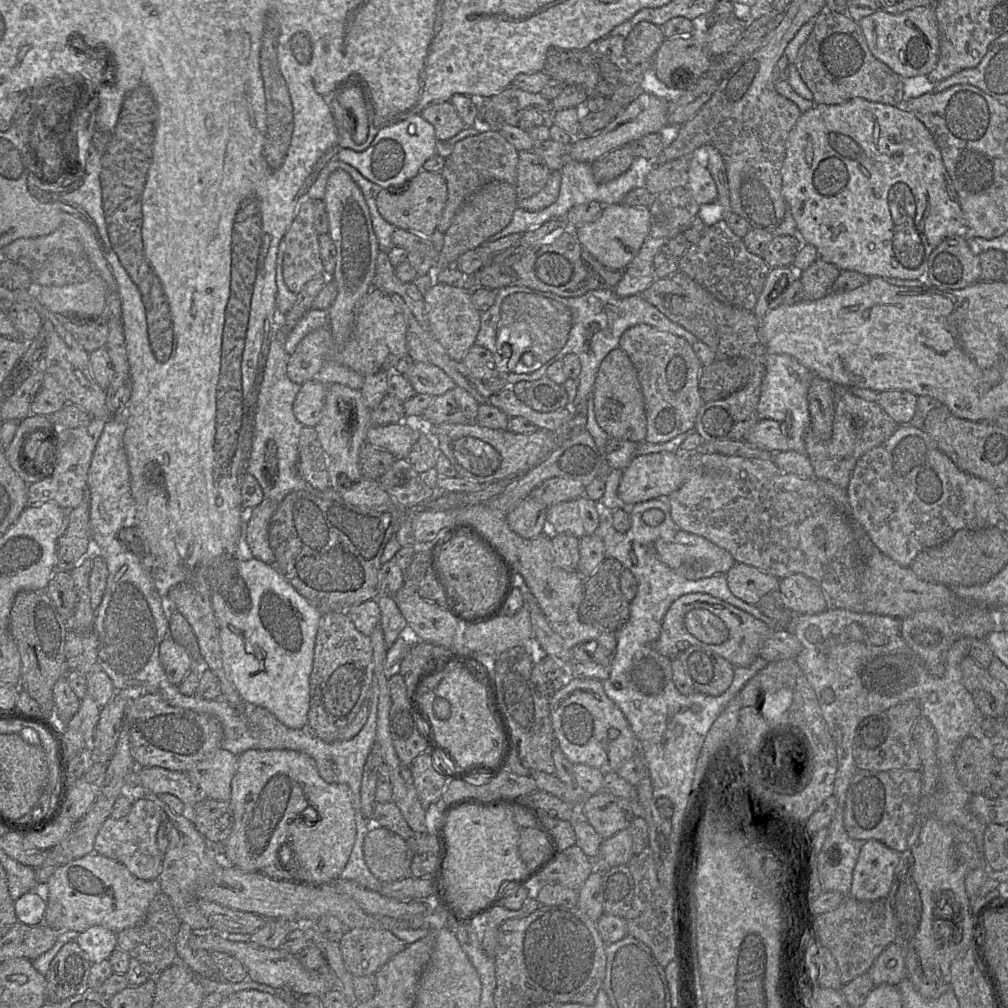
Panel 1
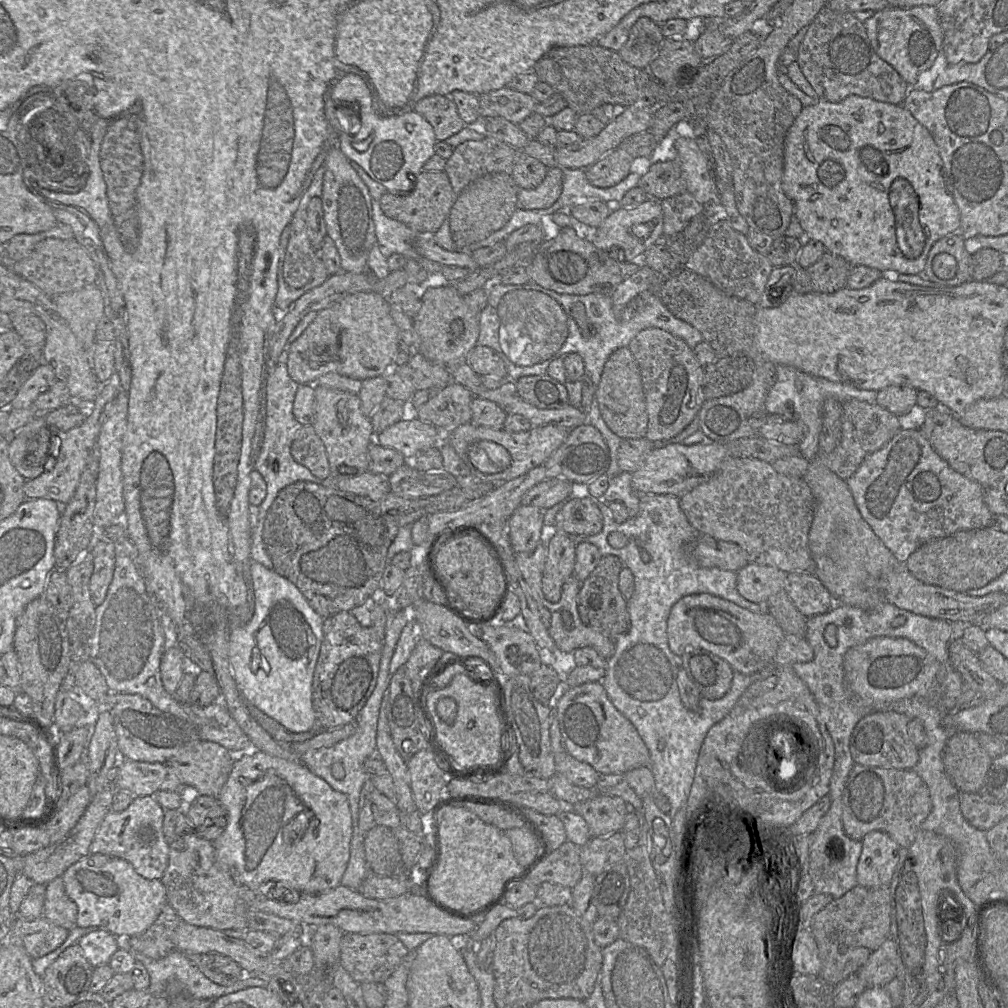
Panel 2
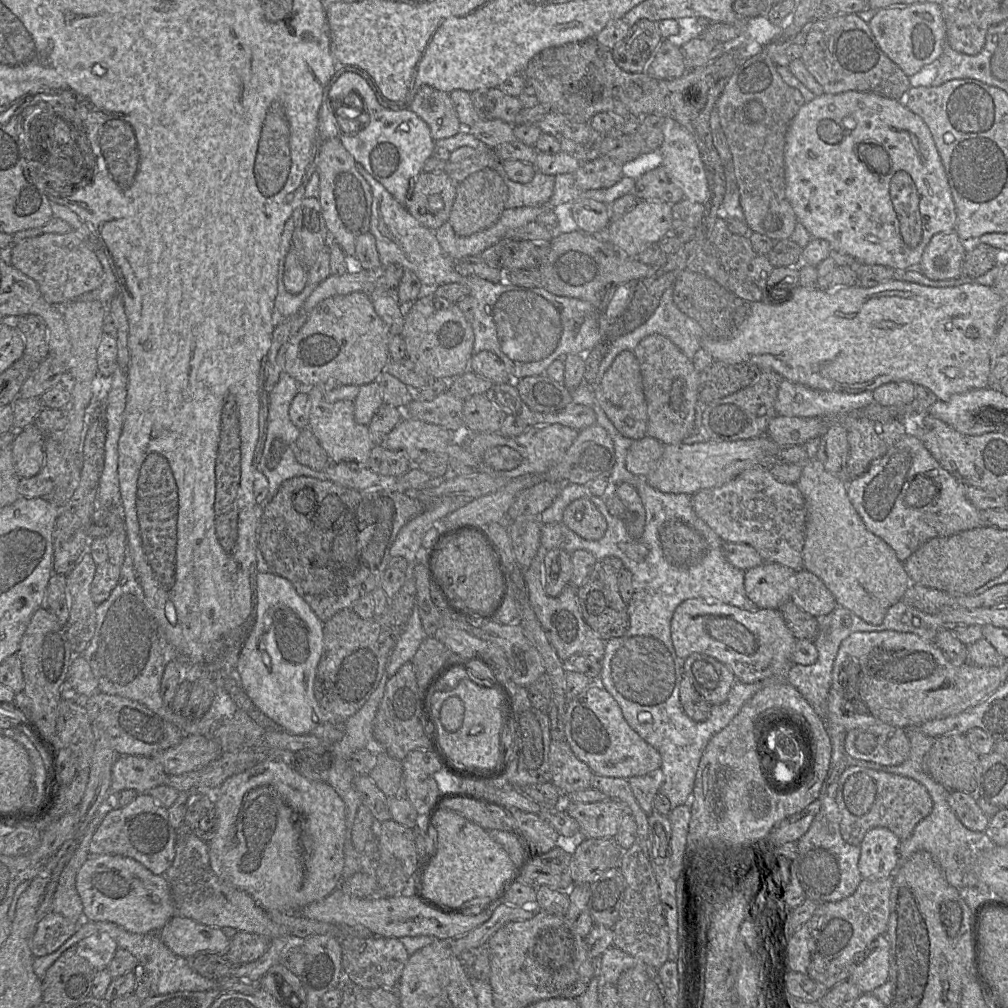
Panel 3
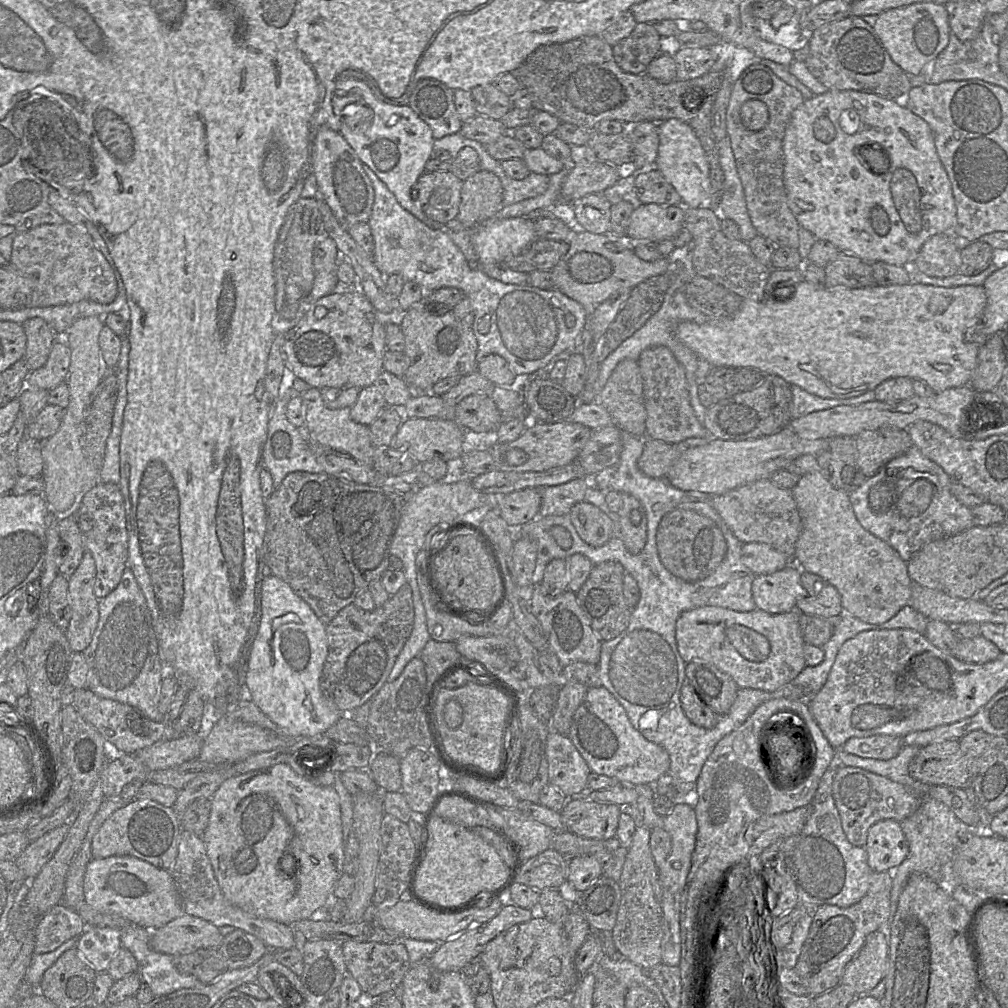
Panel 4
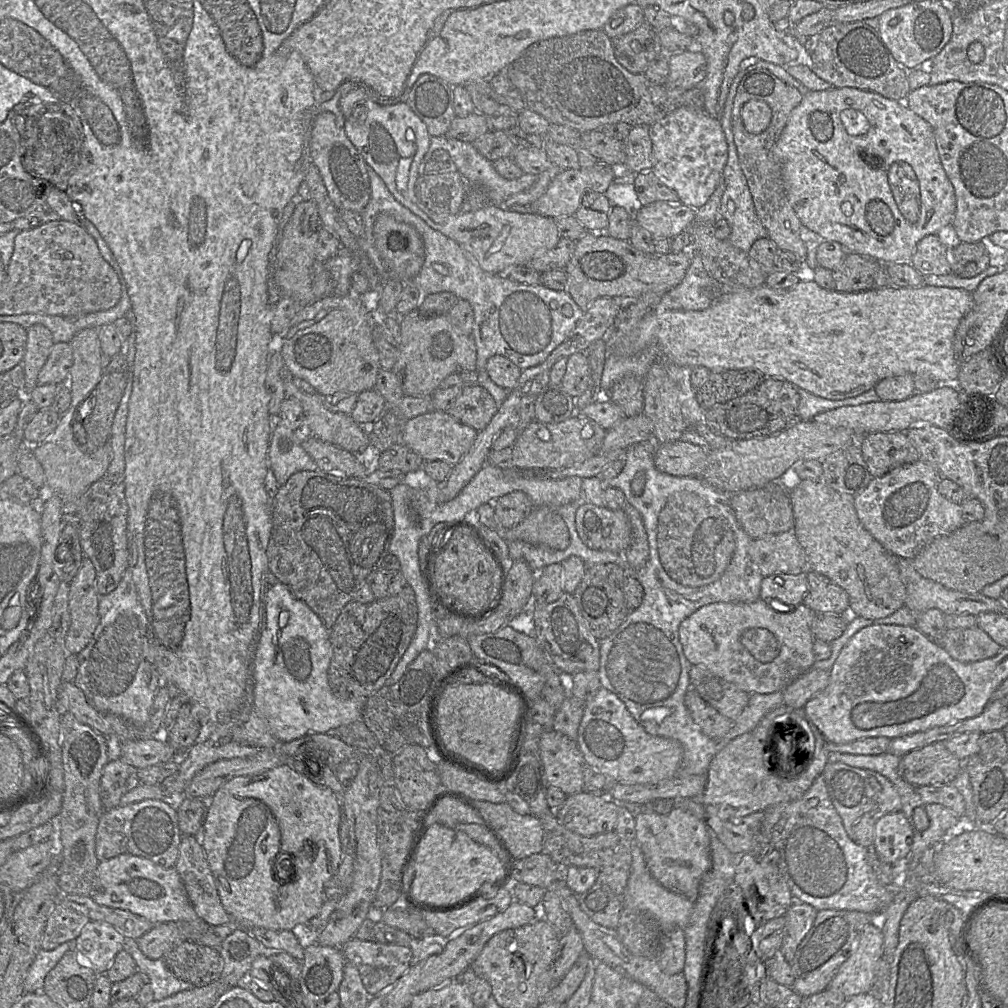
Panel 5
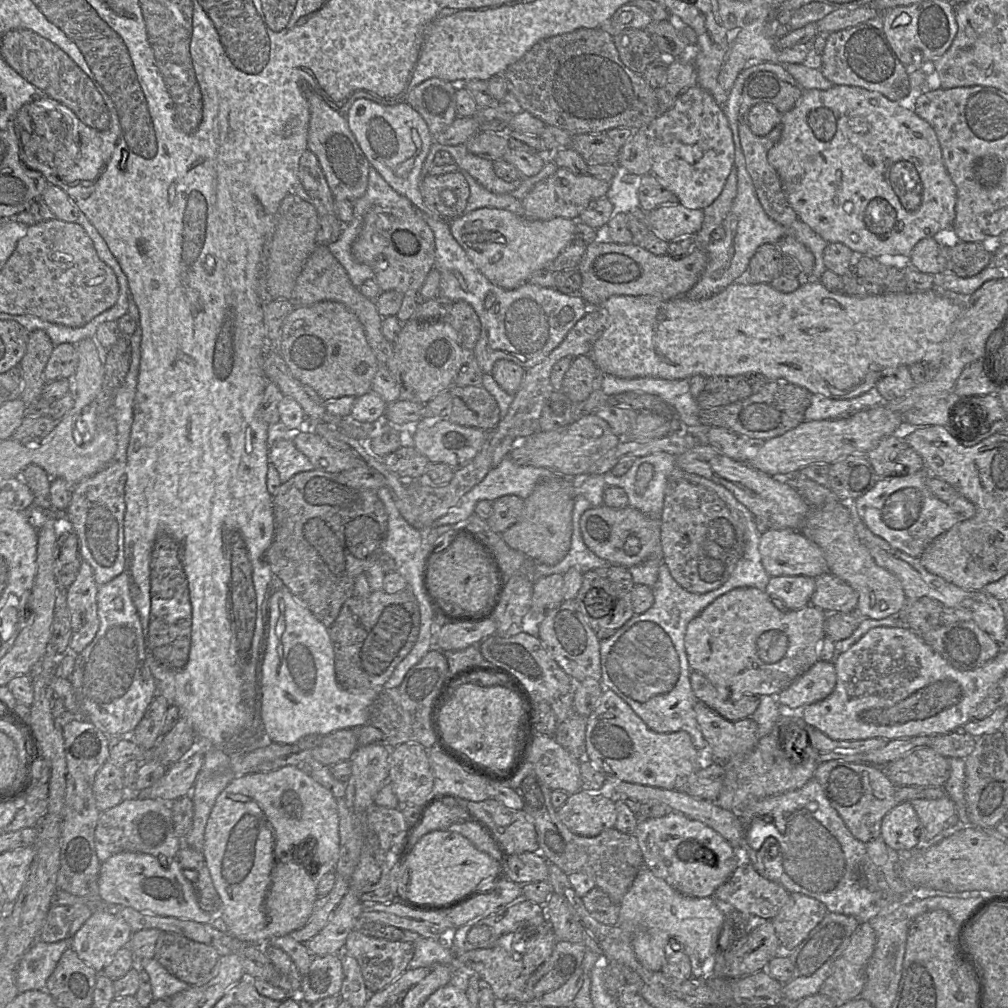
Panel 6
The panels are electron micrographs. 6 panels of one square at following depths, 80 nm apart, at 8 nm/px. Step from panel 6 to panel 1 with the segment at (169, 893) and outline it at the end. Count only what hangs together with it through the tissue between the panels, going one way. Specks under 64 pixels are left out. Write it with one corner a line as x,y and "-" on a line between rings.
97,853
88,854
59,867
42,887
44,899
58,901
63,908
62,930
84,932
92,926
102,926
114,933
132,928
146,917
152,900
161,892
158,880
135,878
126,866

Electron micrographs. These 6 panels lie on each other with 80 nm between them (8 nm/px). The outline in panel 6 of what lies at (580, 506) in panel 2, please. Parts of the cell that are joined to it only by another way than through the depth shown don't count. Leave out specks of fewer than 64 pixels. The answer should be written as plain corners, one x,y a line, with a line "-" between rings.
603,504
589,508
581,515
580,529
586,546
598,557
612,564
630,568
648,560
650,557
661,557
662,563
664,563
661,548
661,519
654,520
631,506
614,509

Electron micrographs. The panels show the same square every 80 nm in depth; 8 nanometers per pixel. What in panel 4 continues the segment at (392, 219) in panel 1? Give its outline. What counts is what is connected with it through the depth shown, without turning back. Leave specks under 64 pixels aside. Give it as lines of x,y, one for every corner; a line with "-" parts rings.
451,171
424,172
419,177
414,188
418,191
416,204
425,215
440,224
446,224
456,219
461,201
461,188
463,181

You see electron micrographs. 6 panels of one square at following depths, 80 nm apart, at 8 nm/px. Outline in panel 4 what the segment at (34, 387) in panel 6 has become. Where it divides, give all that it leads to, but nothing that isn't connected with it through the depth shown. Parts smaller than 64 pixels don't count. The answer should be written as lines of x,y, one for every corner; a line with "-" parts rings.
40,317
27,319
21,325
27,337
24,359
29,371
32,372
47,362
57,335

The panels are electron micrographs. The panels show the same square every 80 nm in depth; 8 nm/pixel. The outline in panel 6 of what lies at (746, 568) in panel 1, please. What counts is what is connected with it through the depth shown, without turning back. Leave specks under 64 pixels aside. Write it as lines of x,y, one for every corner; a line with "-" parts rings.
808,576
770,577
765,592
780,602
781,610
800,610
810,605
815,579

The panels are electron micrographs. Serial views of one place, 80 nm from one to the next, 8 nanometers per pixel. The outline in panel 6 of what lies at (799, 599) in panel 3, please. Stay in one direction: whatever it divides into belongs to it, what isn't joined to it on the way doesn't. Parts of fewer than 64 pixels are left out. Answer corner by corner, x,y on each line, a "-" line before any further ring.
827,572
815,578
810,604
826,613
851,613
856,611
858,594
846,581

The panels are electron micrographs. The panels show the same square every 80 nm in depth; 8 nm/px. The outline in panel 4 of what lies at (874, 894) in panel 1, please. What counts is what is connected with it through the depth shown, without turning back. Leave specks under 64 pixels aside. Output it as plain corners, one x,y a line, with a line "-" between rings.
885,819
869,828
865,849
873,872
893,872
906,858
909,843
901,823

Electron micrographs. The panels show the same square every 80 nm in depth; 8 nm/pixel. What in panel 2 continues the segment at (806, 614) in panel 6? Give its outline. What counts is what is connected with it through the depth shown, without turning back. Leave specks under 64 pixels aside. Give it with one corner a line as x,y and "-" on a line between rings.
708,593
682,597
671,608
667,620
670,650
681,657
687,650
703,649
726,660
734,671
753,674
773,662
786,633
767,611
754,613

